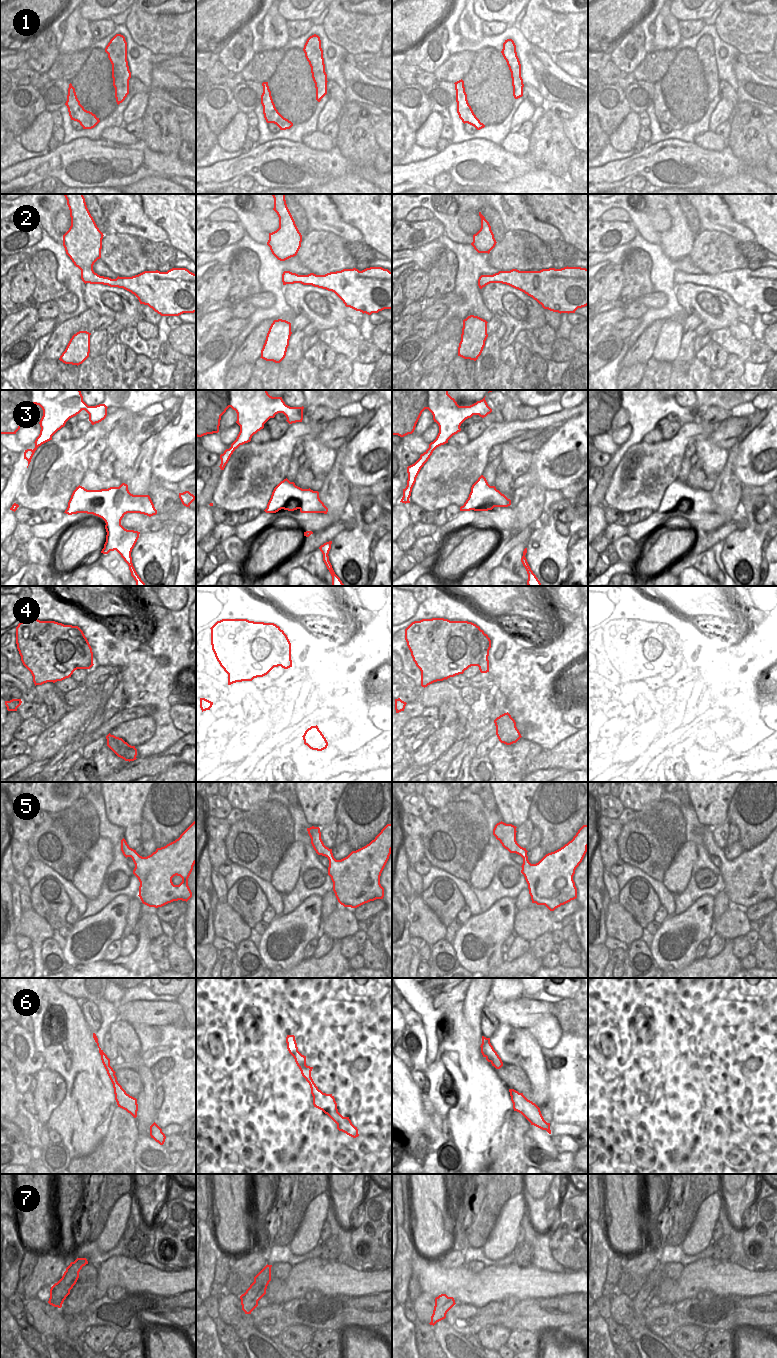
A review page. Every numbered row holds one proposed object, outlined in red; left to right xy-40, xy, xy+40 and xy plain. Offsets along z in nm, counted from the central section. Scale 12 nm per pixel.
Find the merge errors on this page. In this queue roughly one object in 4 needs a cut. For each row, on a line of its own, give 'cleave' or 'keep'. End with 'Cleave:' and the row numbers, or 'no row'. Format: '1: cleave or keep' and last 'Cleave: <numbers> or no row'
1: keep
2: keep
3: cleave
4: keep
5: keep
6: keep
7: keep
Cleave: 3

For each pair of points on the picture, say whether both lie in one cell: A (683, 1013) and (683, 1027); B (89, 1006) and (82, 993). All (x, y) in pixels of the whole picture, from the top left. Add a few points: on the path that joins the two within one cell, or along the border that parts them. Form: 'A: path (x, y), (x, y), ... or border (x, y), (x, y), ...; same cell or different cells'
A: path (683, 1016), (683, 1024); same cell
B: border (79, 1001), (94, 1001), (96, 1003); different cells

